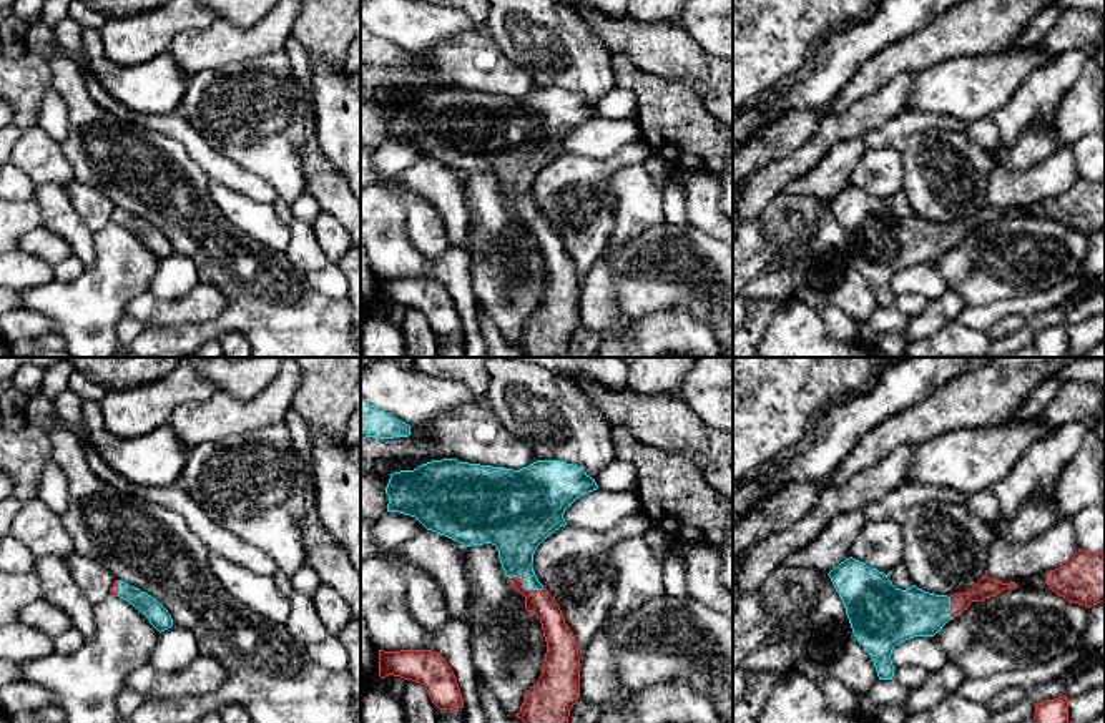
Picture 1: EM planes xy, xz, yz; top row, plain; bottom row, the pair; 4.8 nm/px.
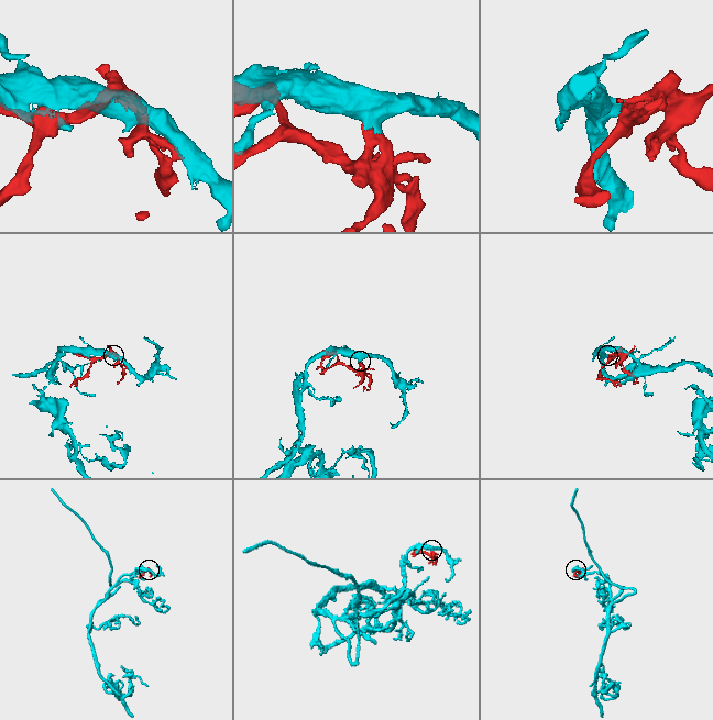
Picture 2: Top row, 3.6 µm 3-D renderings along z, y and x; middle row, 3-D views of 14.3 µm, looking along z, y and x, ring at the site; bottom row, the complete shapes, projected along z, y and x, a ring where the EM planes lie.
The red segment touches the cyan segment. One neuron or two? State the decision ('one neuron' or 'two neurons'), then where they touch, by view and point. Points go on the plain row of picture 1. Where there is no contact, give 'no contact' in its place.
one neuron | xz (522, 213)

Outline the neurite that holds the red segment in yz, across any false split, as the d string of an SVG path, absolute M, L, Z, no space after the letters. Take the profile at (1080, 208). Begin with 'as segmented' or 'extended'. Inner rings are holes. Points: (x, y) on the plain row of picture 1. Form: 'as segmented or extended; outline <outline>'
as segmented; outline M1078 180L1062 194L1049 199L1045 211L1067 229L1087 236L1105 229L1105 180Z

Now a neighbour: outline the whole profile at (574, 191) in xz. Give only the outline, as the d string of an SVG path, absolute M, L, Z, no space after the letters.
M640 138L607 160L560 155L537 175L533 199L573 259L580 293L593 263L613 238L616 204L610 176L628 165L643 165L651 155Z

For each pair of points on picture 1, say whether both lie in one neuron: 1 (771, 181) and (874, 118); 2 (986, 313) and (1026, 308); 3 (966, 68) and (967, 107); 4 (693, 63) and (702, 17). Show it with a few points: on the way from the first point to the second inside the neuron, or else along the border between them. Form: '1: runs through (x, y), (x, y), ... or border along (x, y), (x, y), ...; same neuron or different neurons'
1: runs through (796, 165), (834, 128), (849, 125); same neuron
2: runs through (996, 311), (1016, 308); same neuron
3: runs through (966, 78), (967, 97); same neuron
4: border along (682, 27), (715, 57); different neurons

